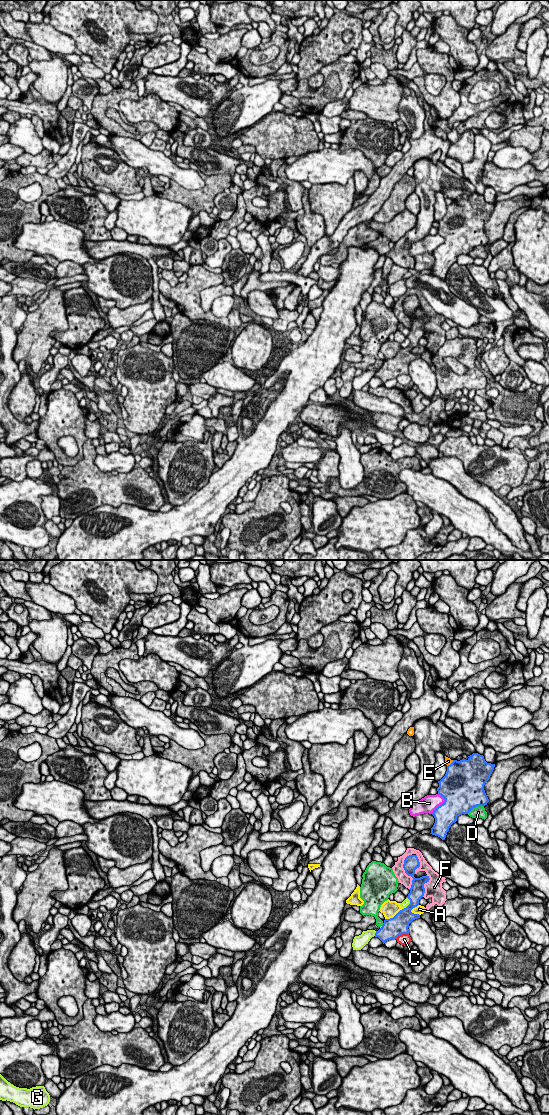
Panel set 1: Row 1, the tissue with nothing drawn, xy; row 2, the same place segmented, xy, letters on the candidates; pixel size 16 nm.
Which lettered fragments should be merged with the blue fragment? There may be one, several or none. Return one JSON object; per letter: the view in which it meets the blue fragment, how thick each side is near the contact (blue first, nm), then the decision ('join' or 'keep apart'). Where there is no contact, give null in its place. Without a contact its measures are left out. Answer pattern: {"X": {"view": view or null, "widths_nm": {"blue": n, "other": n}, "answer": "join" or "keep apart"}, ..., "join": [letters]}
{"A": {"view": "xy", "widths_nm": {"blue": 300, "other": 140}, "answer": "keep apart"}, "B": {"view": "xy", "widths_nm": {"blue": 400, "other": 280}, "answer": "keep apart"}, "C": {"view": "xy", "widths_nm": {"blue": 320, "other": 190}, "answer": "keep apart"}, "D": {"view": "xy", "widths_nm": {"blue": 500, "other": 190}, "answer": "keep apart"}, "E": {"view": "xy", "widths_nm": {"blue": 480, "other": 100}, "answer": "keep apart"}, "F": {"view": "xy", "widths_nm": {"blue": 240, "other": 180}, "answer": "keep apart"}, "G": {"view": "xy", "widths_nm": {"blue": 280, "other": 120}, "answer": "keep apart"}, "join": []}

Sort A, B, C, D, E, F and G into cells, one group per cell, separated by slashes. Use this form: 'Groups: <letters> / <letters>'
Groups: A / B / C / D / E / F / G

